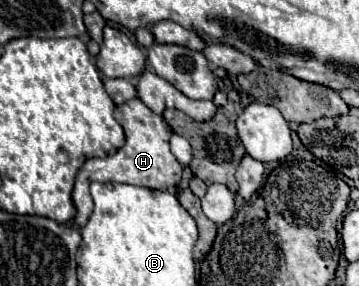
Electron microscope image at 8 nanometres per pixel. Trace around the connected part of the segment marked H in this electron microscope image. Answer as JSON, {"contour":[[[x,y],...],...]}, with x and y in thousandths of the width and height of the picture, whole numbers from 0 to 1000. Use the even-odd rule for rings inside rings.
{"contour":[[[376,339],[320,374],[320,416],[348,451],[348,486],[354,486],[348,507],[326,535],[298,542],[287,556],[242,556],[214,605],[209,661],[203,661],[203,710],[214,724],[209,773],[220,787],[231,787],[231,773],[242,773],[242,759],[253,752],[253,724],[259,724],[259,696],[248,675],[253,633],[359,640],[359,647],[415,654],[415,661],[465,661],[504,633],[510,577],[487,556],[487,542],[471,521],[471,479],[482,458],[471,451],[454,402],[426,395],[387,339]]]}

